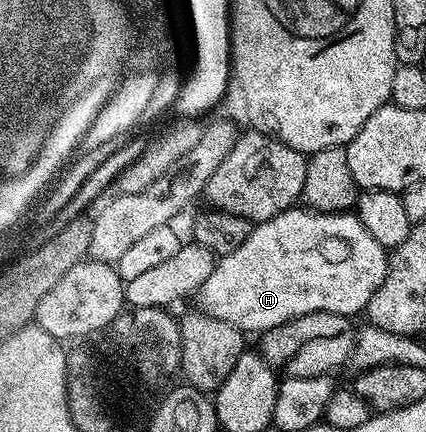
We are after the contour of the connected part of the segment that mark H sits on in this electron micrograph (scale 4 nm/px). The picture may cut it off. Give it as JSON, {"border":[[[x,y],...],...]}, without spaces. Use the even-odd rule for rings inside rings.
{"border":[[[298,210],[285,211],[257,224],[236,253],[228,253],[215,262],[208,281],[196,293],[197,310],[201,314],[216,317],[216,321],[228,321],[228,325],[239,327],[244,333],[261,333],[317,311],[347,317],[354,317],[357,311],[365,312],[372,293],[386,276],[387,248],[381,247],[376,237],[364,229],[357,214]]]}

